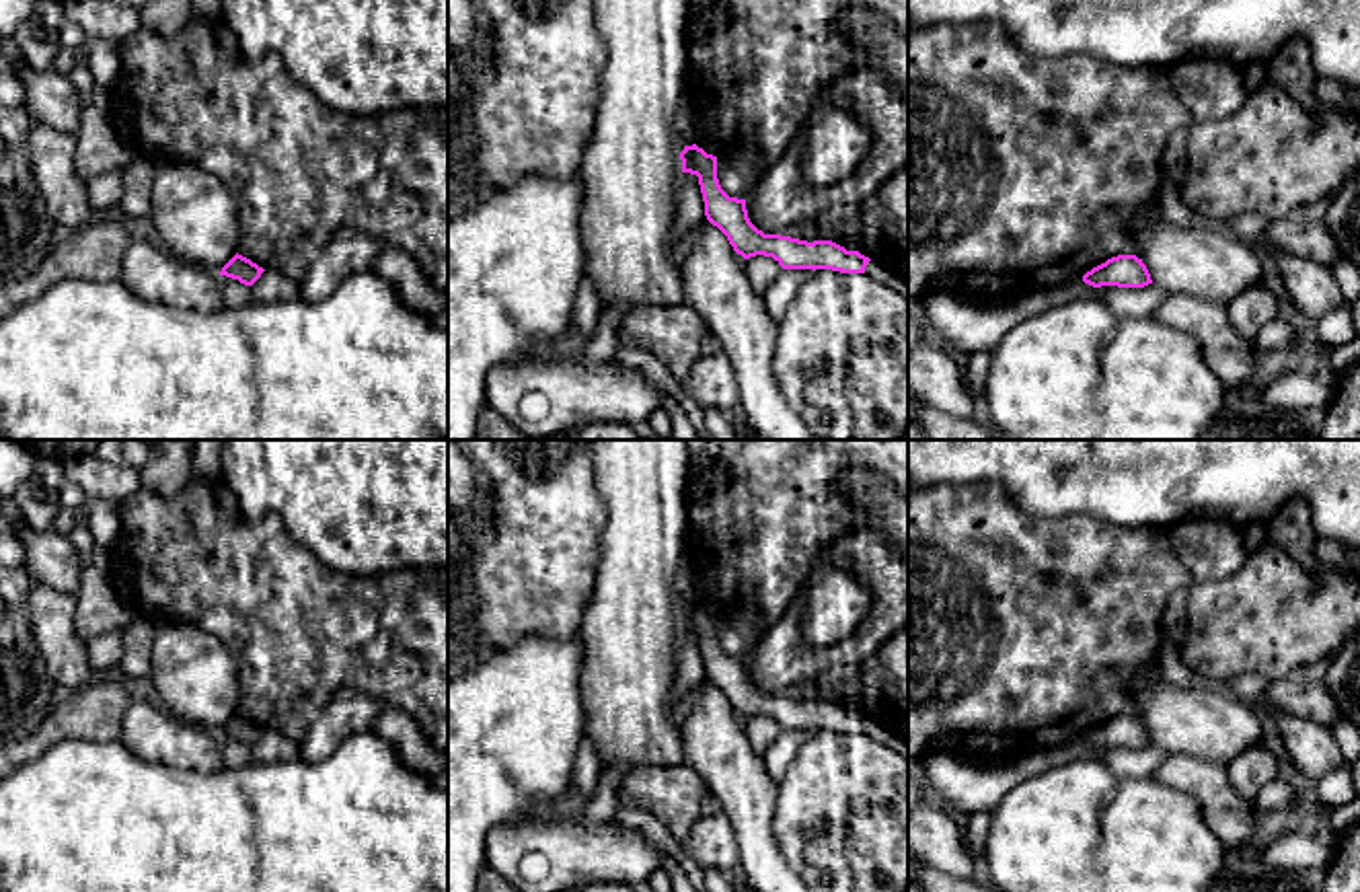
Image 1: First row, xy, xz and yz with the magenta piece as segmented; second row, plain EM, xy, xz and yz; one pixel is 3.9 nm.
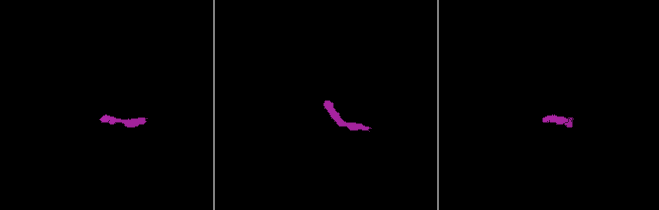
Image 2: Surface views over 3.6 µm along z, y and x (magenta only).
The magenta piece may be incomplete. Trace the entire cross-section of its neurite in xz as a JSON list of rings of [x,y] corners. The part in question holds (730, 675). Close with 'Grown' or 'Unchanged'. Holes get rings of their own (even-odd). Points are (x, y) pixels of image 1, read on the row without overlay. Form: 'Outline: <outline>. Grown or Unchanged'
Outline: [[[696,604],[680,612],[682,633],[698,637],[705,676],[717,686],[744,719],[772,717],[783,730],[832,730],[840,734],[865,734],[908,758],[908,738],[881,721],[859,711],[846,711],[832,701],[799,701],[758,691],[746,670],[746,660],[729,658],[717,639],[717,617],[707,615]]]. Grown

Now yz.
Outline: [[[1136,715],[1111,717],[1105,723],[1087,732],[1083,736],[1083,742],[1093,748],[1101,746],[1144,748],[1153,744],[1146,726]]]. Unchanged

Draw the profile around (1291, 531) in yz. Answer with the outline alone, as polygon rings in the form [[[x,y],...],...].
[[[1288,499],[1265,526],[1268,543],[1296,559],[1313,578],[1319,578],[1313,543],[1313,514],[1305,499]]]

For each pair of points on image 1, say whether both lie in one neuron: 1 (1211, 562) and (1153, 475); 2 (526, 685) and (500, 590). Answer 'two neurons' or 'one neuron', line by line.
1: two neurons
2: two neurons

